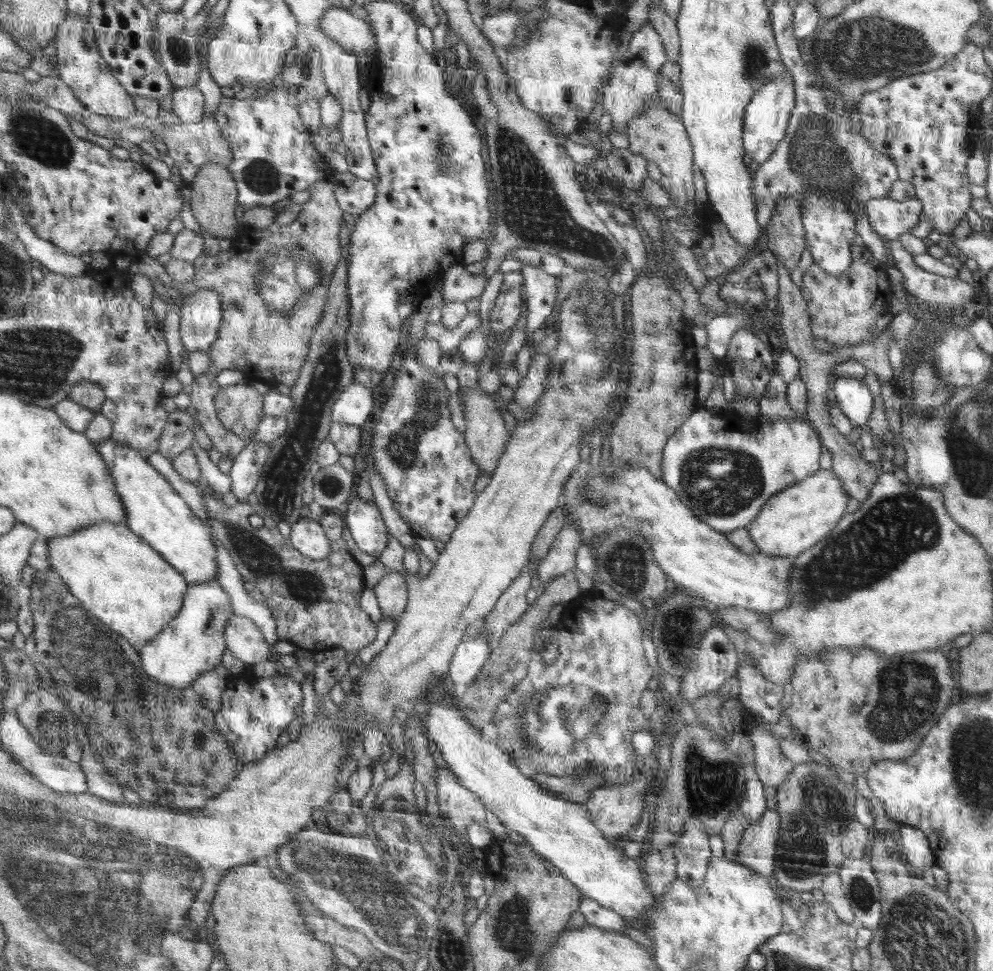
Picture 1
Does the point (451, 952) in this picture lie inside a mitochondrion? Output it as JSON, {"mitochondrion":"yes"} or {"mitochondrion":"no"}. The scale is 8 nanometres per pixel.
{"mitochondrion":"yes"}

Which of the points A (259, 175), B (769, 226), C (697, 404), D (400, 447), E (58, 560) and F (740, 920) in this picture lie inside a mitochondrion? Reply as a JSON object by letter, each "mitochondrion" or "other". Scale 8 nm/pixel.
{"A":"mitochondrion","B":"other","C":"other","D":"mitochondrion","E":"other","F":"other"}

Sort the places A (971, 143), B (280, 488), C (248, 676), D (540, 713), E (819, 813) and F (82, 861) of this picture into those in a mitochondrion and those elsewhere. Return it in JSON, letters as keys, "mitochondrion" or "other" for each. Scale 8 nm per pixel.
{"A":"other","B":"mitochondrion","C":"other","D":"mitochondrion","E":"mitochondrion","F":"mitochondrion"}

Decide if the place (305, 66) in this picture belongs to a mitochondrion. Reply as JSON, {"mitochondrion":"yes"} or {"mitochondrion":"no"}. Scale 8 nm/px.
{"mitochondrion":"no"}

